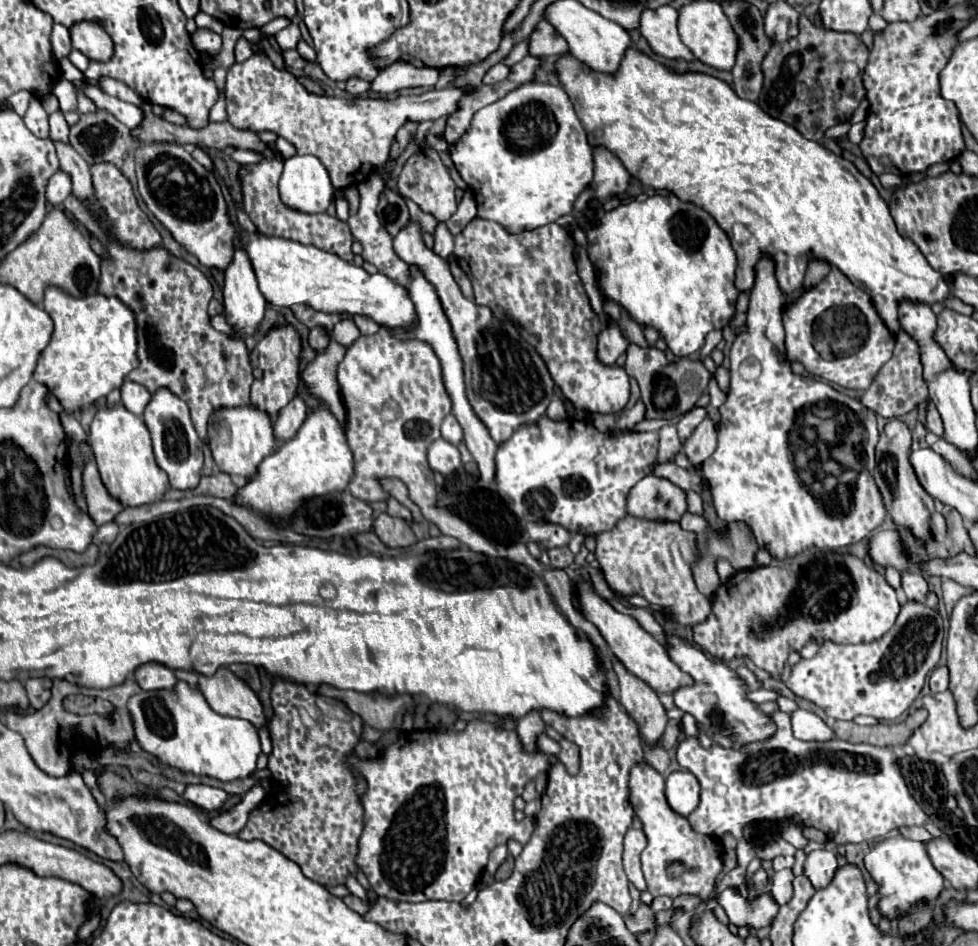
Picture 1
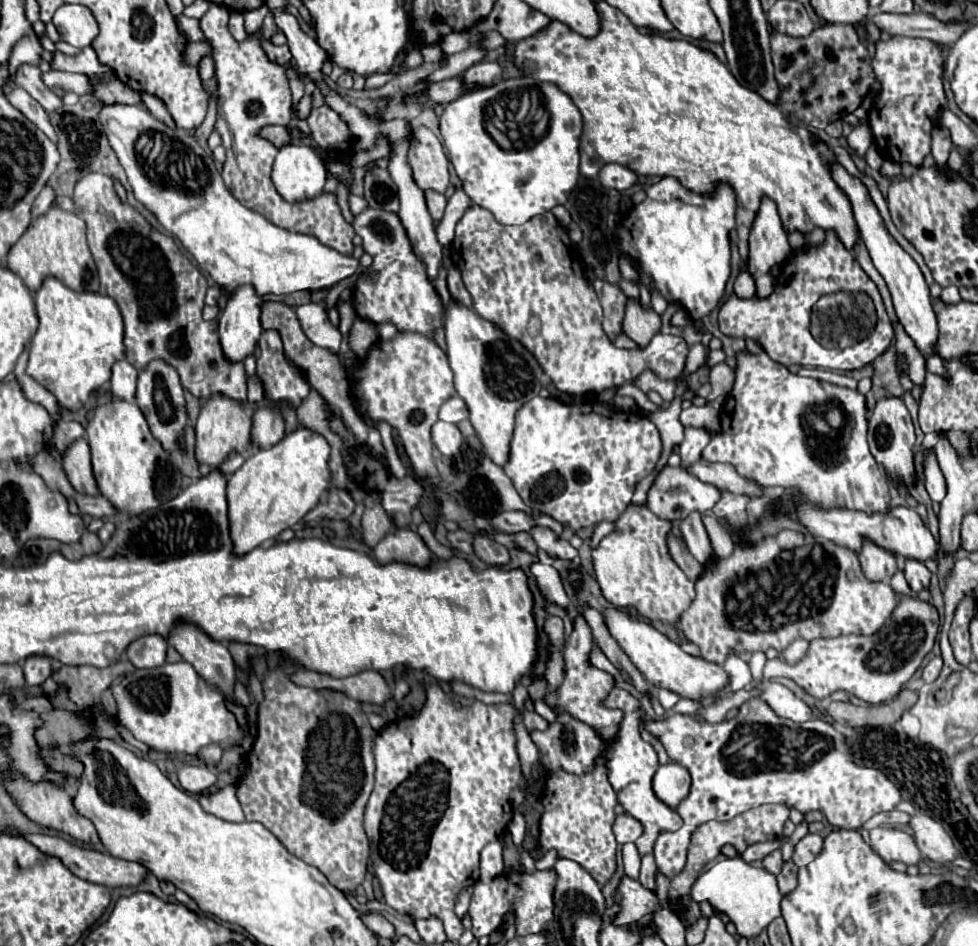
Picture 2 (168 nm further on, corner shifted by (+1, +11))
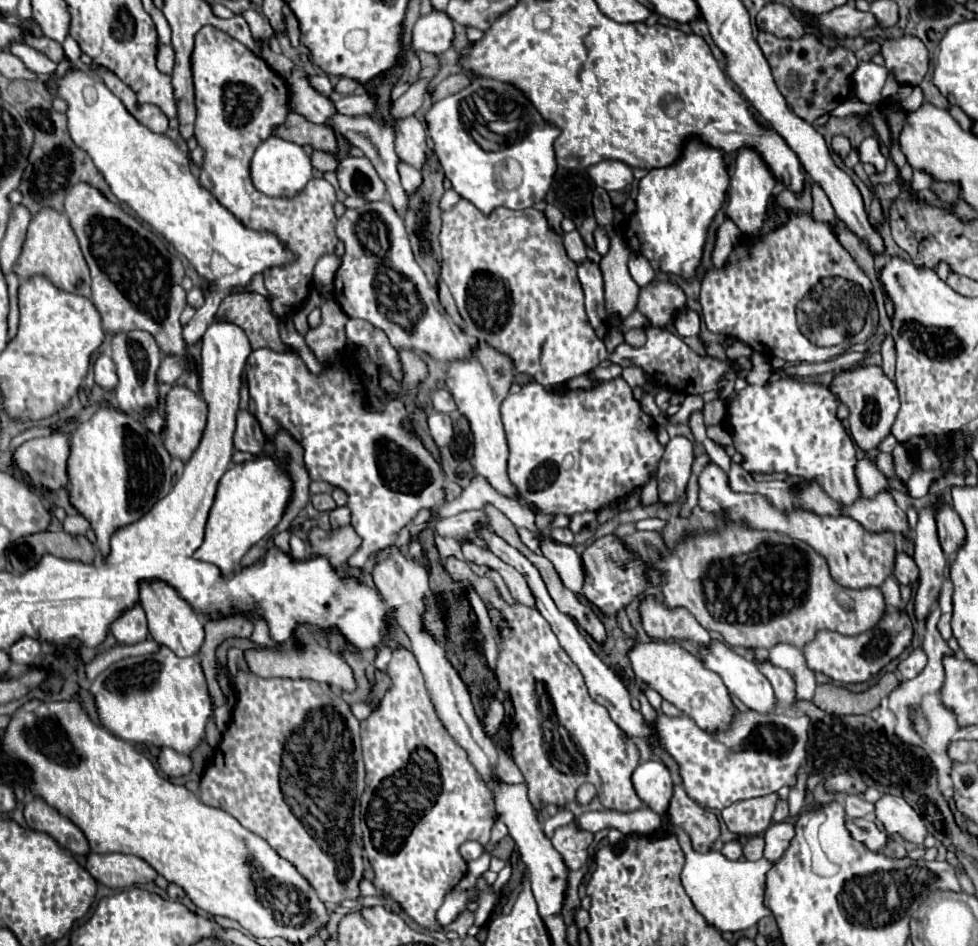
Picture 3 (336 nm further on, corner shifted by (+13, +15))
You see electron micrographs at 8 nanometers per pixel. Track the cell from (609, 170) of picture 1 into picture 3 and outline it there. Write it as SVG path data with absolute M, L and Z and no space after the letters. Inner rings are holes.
M600 161L588 169L594 183L606 191L618 191L624 189L634 181L632 167L628 167L622 161Z

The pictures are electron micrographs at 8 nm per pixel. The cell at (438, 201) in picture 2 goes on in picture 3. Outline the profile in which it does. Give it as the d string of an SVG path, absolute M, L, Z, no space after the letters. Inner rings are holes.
M404 161L398 163L398 173L400 173L400 181L402 181L402 187L406 193L414 193L414 189L418 189L418 185L422 183L420 171Z

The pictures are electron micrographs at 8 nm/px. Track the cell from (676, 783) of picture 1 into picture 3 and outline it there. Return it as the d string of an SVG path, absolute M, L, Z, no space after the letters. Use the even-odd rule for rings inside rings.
M662 761L640 763L632 773L632 785L642 803L646 803L654 813L660 815L668 809L674 783Z

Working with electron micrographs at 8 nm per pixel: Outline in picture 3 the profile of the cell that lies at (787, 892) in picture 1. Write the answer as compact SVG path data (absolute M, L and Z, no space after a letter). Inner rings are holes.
M762 835L750 837L744 843L744 857L750 861L758 861L758 859L762 859L762 855L764 855L764 837Z

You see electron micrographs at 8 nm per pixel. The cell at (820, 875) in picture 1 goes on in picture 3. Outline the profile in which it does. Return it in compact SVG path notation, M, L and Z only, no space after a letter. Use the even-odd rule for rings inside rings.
M780 821L770 825L764 831L764 839L766 839L766 847L764 847L764 857L768 861L778 861L782 857L782 853L786 851L786 847L790 845L794 837L794 825L788 821Z

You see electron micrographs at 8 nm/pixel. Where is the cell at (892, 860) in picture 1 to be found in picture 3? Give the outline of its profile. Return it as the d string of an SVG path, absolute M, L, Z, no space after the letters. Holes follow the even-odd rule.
M862 817L862 819L846 819L846 829L850 831L850 835L856 841L864 843L870 851L884 849L886 841L888 841L888 835L884 831L880 831L872 819L866 819L866 817Z

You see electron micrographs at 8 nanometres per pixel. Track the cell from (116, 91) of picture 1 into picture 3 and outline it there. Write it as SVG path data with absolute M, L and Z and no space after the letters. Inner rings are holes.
M10 43L10 53L16 55L18 59L22 59L22 63L36 73L44 73L44 75L52 75L56 71L56 63L50 61L46 55L42 55L40 51L24 45L24 43Z

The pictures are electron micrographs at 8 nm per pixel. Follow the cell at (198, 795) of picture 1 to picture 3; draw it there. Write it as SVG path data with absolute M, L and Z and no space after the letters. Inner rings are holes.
M162 747L156 761L166 777L182 777L182 775L188 775L192 771L190 757L182 755L170 747Z

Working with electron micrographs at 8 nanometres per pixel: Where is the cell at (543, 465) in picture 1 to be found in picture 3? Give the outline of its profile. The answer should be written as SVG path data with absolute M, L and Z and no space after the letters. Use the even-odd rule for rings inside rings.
M622 377L598 381L592 389L568 389L564 393L548 393L542 385L530 381L522 385L516 395L508 395L502 401L500 413L510 447L508 475L512 483L528 505L552 515L574 515L612 505L638 487L644 487L656 473L664 453L656 437L654 419L642 411L630 385Z

